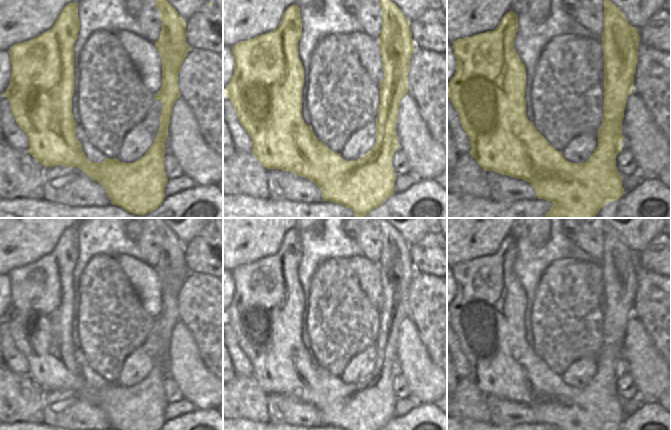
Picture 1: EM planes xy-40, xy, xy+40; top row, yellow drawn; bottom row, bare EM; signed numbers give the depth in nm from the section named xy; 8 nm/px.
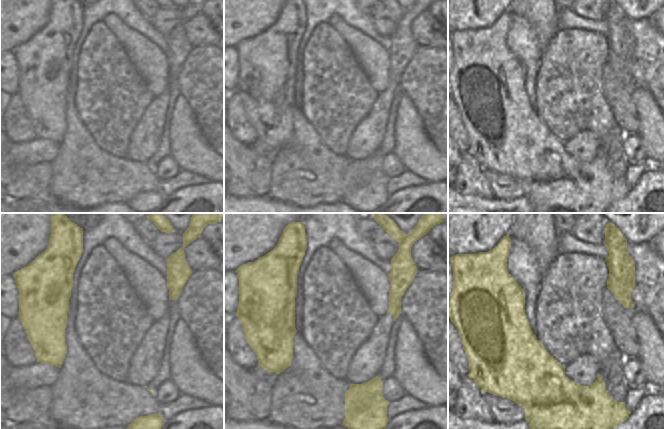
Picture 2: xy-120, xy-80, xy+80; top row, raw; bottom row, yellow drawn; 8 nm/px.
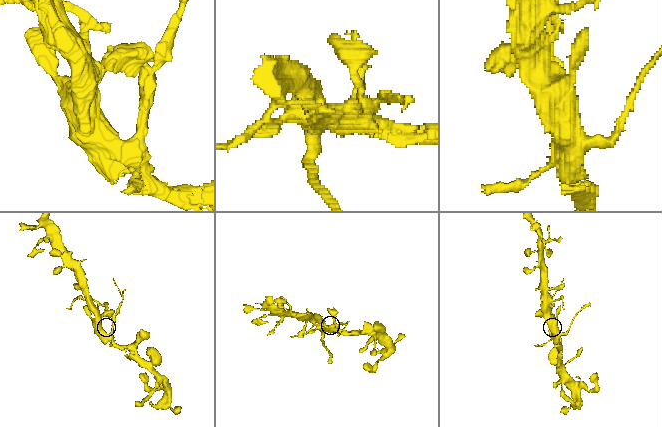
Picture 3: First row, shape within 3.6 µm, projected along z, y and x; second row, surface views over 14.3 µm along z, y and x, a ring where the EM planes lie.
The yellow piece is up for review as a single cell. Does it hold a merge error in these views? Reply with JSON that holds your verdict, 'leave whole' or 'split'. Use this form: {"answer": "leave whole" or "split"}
{"answer": "split"}

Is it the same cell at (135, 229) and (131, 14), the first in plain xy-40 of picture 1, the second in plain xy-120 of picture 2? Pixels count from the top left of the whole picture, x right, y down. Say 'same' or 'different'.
different

